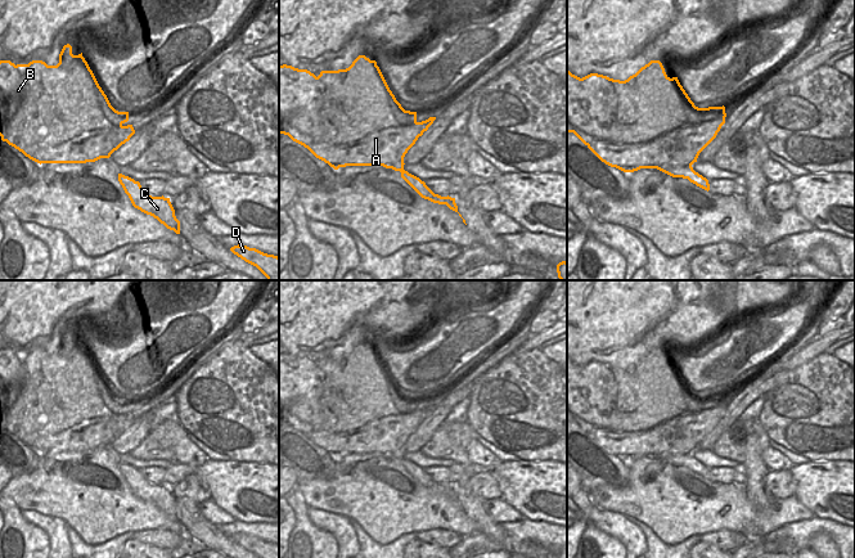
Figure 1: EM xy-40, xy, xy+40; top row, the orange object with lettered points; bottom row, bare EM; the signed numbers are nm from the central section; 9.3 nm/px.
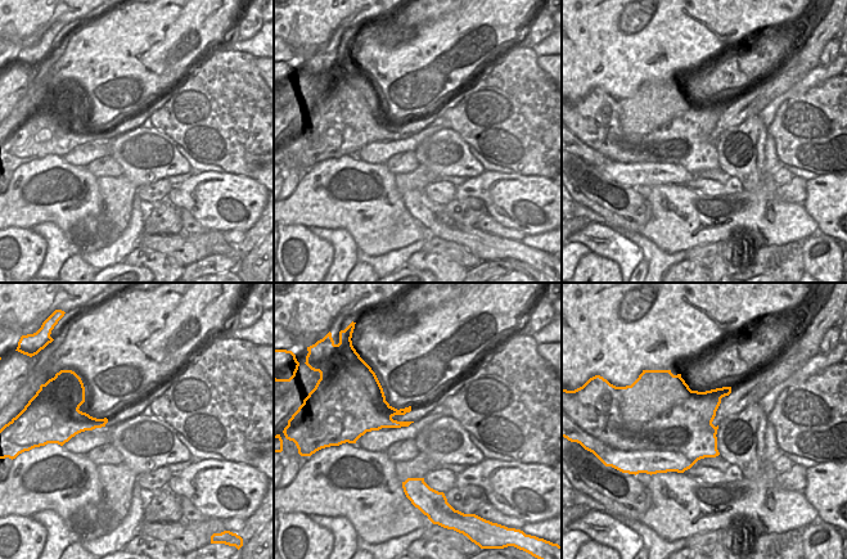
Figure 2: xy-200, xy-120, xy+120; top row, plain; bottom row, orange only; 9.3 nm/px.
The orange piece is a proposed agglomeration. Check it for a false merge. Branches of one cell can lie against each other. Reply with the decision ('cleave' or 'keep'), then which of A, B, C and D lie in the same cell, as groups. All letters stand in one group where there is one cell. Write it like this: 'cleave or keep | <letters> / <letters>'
cleave | A B / C D

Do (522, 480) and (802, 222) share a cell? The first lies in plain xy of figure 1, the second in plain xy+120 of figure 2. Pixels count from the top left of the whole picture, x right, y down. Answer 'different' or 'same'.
different

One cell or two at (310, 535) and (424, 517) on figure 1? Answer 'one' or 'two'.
two

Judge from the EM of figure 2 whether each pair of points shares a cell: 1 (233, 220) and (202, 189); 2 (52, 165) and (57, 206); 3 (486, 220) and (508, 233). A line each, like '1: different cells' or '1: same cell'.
1: same cell
2: same cell
3: same cell

